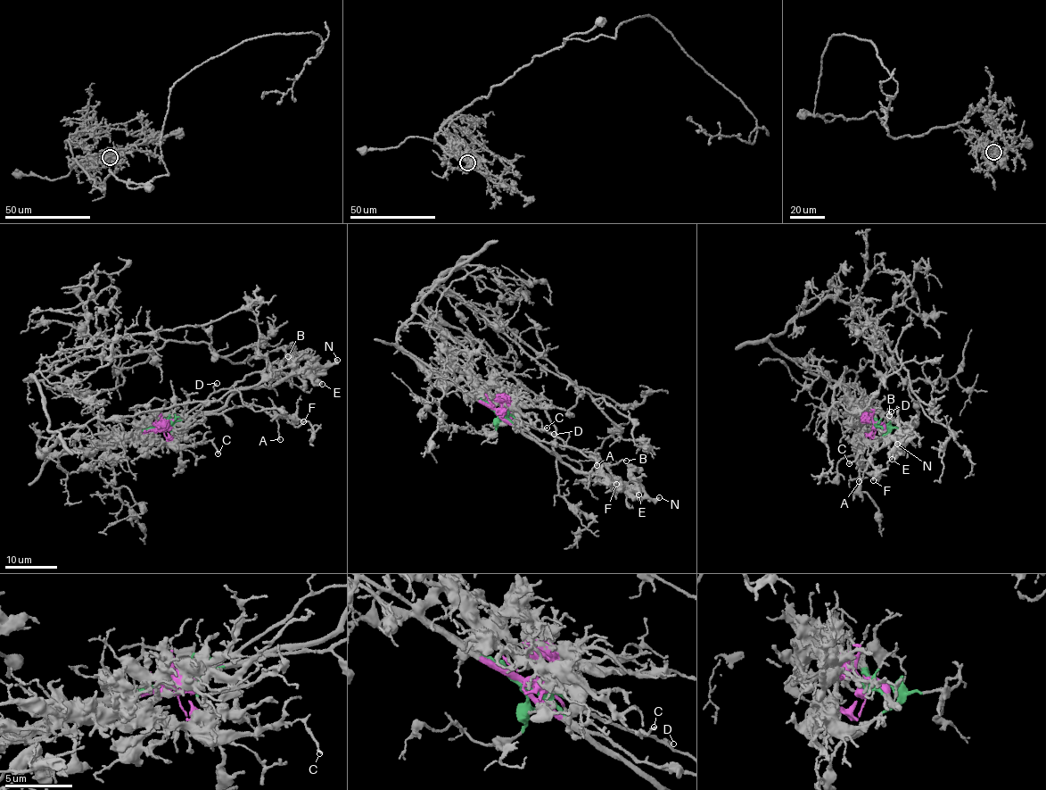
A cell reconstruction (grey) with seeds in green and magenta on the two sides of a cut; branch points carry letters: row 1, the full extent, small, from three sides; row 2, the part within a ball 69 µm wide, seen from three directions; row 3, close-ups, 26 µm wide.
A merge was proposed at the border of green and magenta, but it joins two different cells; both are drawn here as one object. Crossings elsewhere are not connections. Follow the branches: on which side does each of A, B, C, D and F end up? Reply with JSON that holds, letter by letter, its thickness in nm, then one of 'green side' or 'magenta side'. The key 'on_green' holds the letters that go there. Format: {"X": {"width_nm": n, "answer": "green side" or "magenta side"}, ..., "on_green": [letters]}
{"A": {"width_nm": 140, "answer": "green side"}, "B": {"width_nm": 100, "answer": "green side"}, "C": {"width_nm": 160, "answer": "magenta side"}, "D": {"width_nm": 130, "answer": "green side"}, "F": {"width_nm": 170, "answer": "green side"}, "on_green": ["A", "B", "D", "F"]}

